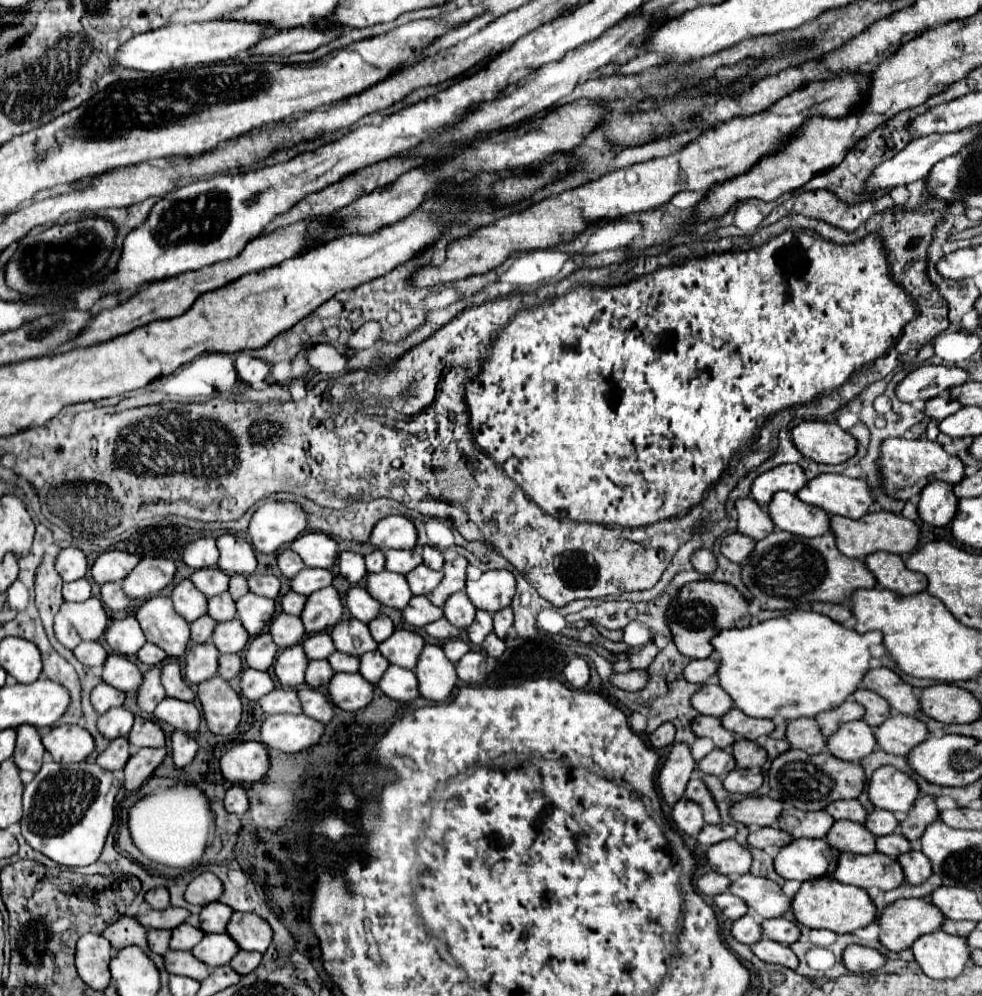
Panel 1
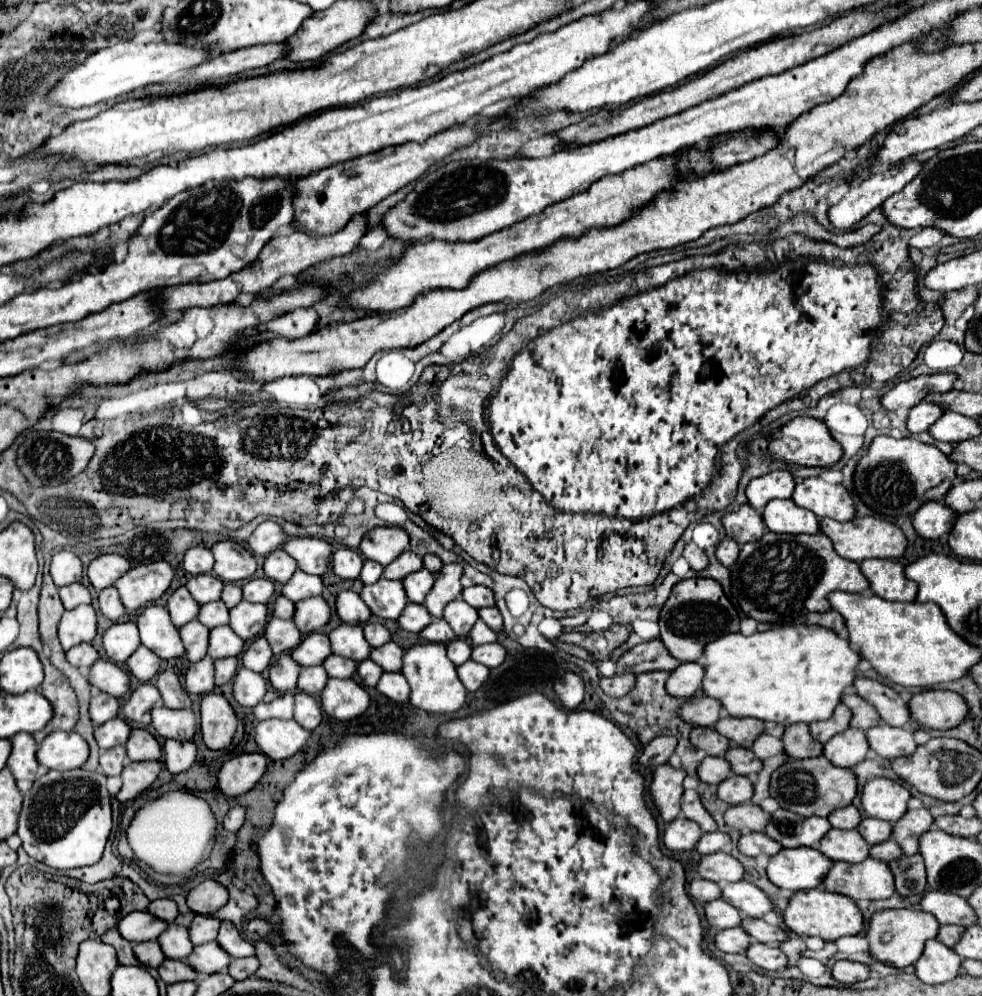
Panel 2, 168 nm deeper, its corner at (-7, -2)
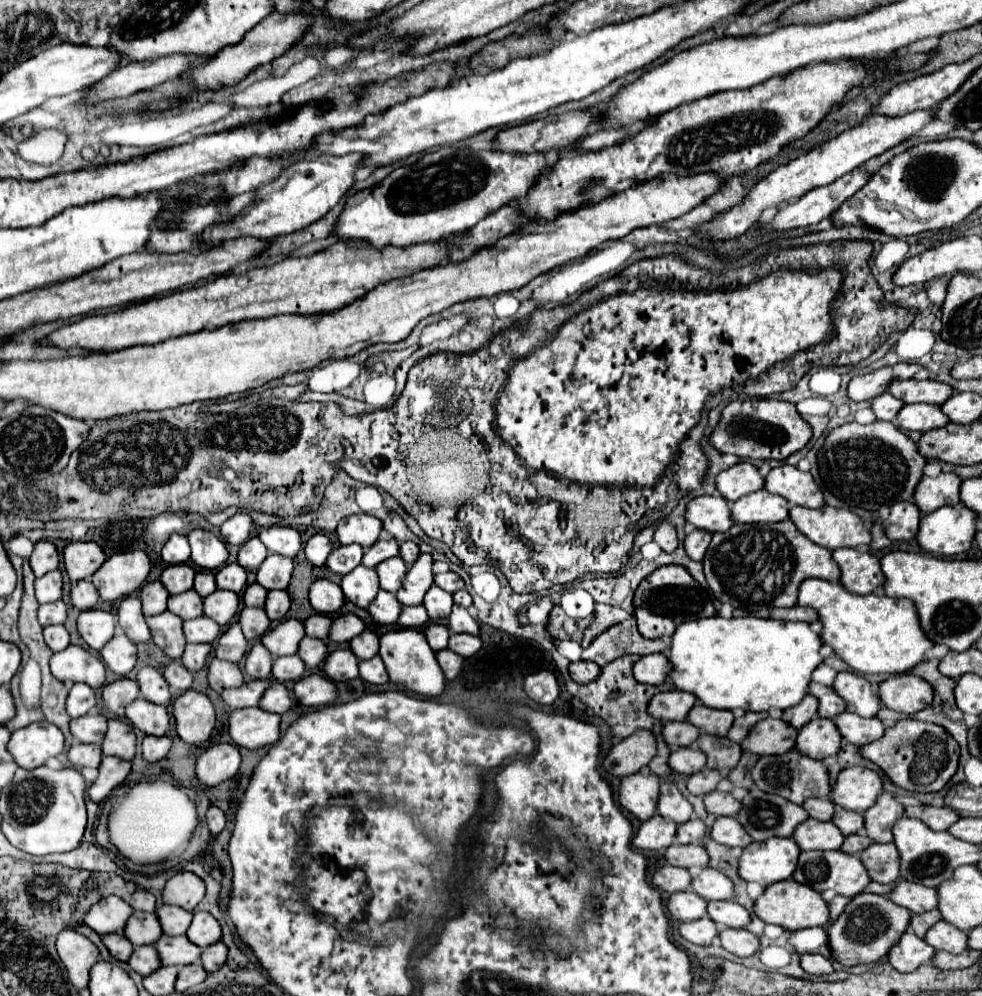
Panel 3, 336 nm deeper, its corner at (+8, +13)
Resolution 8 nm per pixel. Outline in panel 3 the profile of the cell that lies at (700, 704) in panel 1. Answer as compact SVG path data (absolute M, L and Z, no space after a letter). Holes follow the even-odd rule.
M685 691L657 693L649 701L649 715L659 721L685 721L687 713L695 705L695 697Z

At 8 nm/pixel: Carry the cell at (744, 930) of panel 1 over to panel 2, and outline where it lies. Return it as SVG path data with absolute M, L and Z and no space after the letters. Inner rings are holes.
M740 926L728 928L728 930L720 930L718 936L716 936L716 946L722 952L746 952L750 942L752 942L752 938Z

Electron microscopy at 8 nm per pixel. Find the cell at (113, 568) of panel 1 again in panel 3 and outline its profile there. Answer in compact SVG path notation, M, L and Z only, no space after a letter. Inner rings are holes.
M69 543L63 549L65 571L71 581L91 577L105 561L105 553L97 543Z

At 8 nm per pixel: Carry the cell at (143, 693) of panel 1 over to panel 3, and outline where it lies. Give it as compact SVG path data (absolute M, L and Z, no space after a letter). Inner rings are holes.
M119 679L111 685L103 687L103 703L105 707L119 719L125 719L125 707L139 697L139 685L133 679Z

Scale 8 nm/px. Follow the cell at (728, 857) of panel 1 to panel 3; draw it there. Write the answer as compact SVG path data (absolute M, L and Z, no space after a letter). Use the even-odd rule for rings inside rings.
M671 845L665 851L665 861L677 867L707 867L709 855L701 845Z

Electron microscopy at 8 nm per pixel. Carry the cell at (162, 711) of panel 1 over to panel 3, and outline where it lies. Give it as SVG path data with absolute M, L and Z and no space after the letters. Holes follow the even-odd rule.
M135 699L131 705L127 705L125 711L127 719L141 729L145 735L165 735L169 729L169 713L161 705L153 705L145 699Z

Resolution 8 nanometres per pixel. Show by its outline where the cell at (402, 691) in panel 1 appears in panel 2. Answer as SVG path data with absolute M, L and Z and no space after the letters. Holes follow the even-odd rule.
M384 672L376 688L394 702L408 702L408 696L410 696L408 680L404 680L400 672Z

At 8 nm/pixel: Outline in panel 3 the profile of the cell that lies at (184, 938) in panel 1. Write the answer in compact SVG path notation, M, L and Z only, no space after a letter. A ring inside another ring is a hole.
M135 911L129 917L123 933L133 945L153 945L161 937L161 925L155 913Z

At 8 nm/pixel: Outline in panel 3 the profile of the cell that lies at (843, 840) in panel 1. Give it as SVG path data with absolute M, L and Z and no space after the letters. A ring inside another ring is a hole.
M807 819L797 825L797 829L793 831L793 839L801 851L833 851L839 849L843 843L843 835L833 823L821 823L815 819Z

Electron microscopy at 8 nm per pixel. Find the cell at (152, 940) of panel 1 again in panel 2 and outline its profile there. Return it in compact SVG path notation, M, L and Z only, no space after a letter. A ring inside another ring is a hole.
M156 940L154 942L138 942L134 946L134 952L144 966L154 966L154 968L158 968L166 958L164 952L160 952L160 944Z

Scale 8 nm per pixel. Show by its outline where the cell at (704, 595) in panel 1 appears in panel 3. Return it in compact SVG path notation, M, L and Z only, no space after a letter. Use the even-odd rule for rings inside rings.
M663 565L663 567L657 567L637 587L635 597L633 597L633 605L635 605L633 615L637 619L639 633L645 639L659 639L661 635L671 637L673 631L683 621L701 619L701 617L713 617L715 615L715 609L713 609L713 603L711 603L707 591L703 587L699 587L697 581L681 565Z

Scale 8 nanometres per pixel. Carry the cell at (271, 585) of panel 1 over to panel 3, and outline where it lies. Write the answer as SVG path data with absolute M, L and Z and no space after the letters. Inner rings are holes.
M229 563L229 565L223 565L217 573L215 573L215 583L217 583L217 589L229 589L233 593L239 593L243 587L245 587L245 569L239 567L237 563Z

